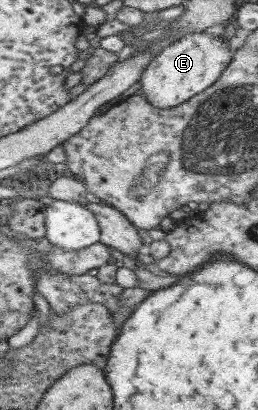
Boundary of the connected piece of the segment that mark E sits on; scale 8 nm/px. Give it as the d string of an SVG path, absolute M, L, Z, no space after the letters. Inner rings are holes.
M203 31L174 41L158 52L139 80L143 94L156 108L174 108L188 102L221 78L235 54L231 46L232 42L221 38L221 34Z

